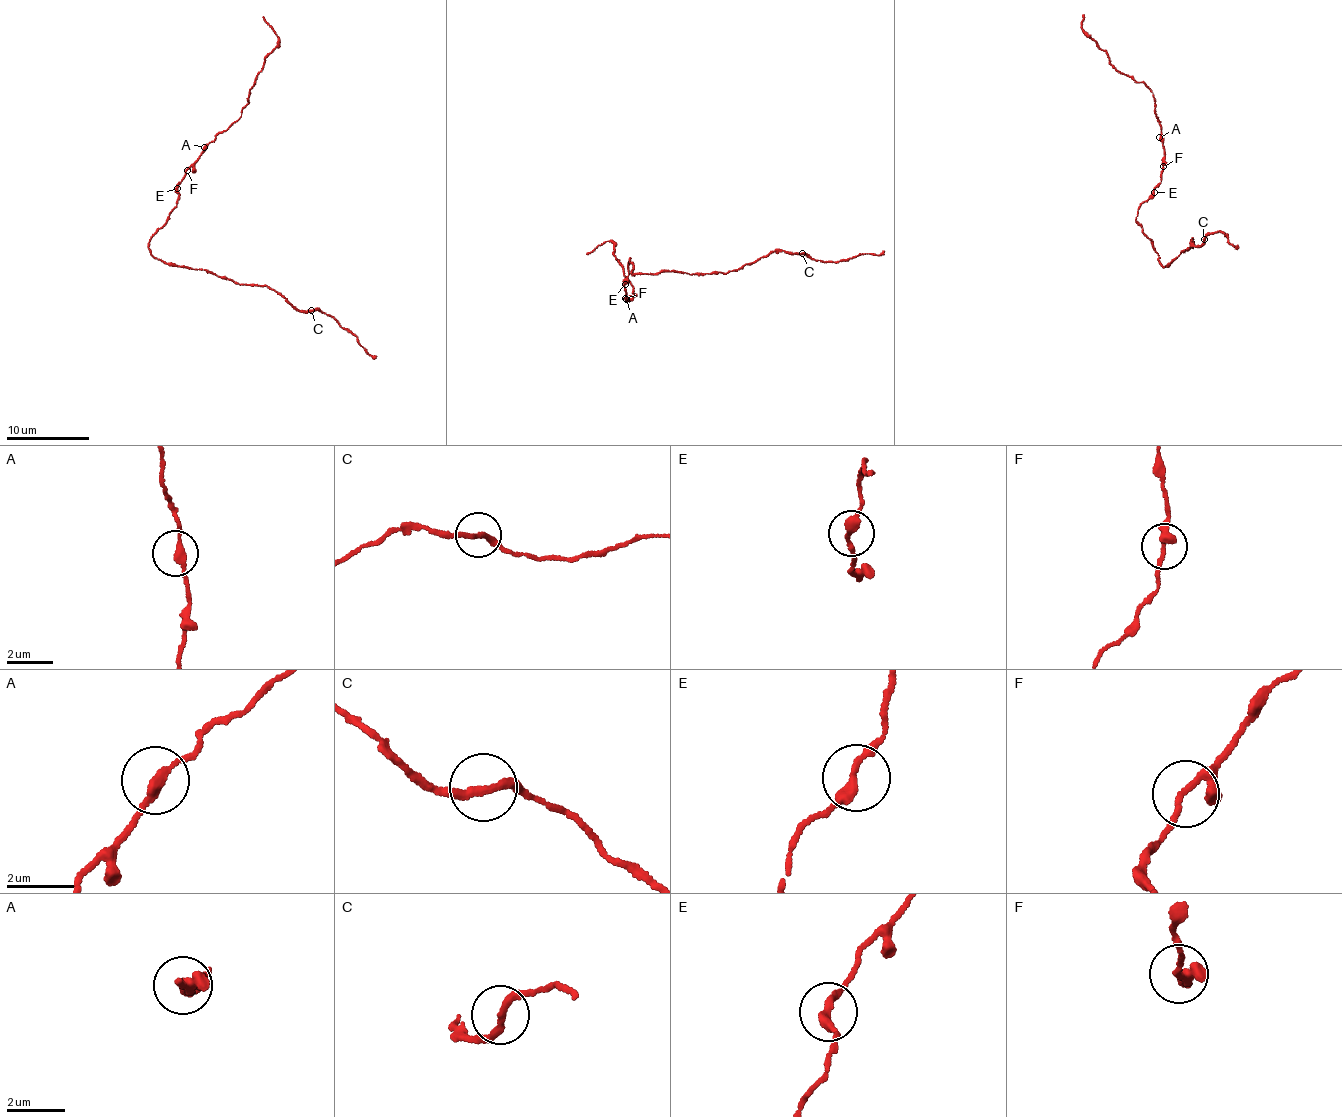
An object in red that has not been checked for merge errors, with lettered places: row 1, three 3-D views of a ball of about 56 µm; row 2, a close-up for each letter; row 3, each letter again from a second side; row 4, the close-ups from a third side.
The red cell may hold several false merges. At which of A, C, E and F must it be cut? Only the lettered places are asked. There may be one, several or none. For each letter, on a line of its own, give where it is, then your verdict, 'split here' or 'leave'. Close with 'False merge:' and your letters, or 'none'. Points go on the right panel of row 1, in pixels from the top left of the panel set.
A: at (1159, 137); leave
C: at (1204, 239); leave
E: at (1154, 192); leave
F: at (1163, 166); leave
False merge: none

